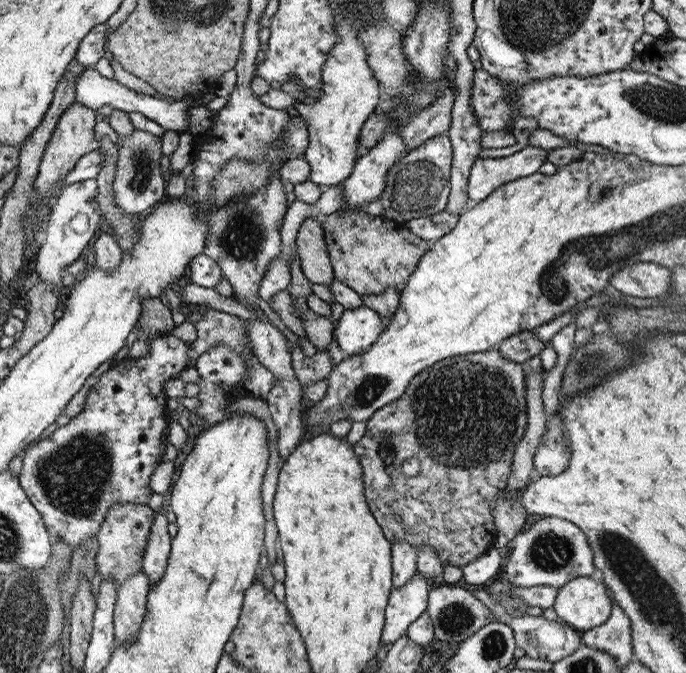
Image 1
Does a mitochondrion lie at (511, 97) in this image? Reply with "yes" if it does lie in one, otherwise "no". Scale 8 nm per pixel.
no

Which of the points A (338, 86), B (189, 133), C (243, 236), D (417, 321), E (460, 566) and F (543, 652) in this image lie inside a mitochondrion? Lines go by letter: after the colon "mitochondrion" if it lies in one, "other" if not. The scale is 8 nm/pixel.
A: other
B: other
C: mitochondrion
D: other
E: other
F: other

